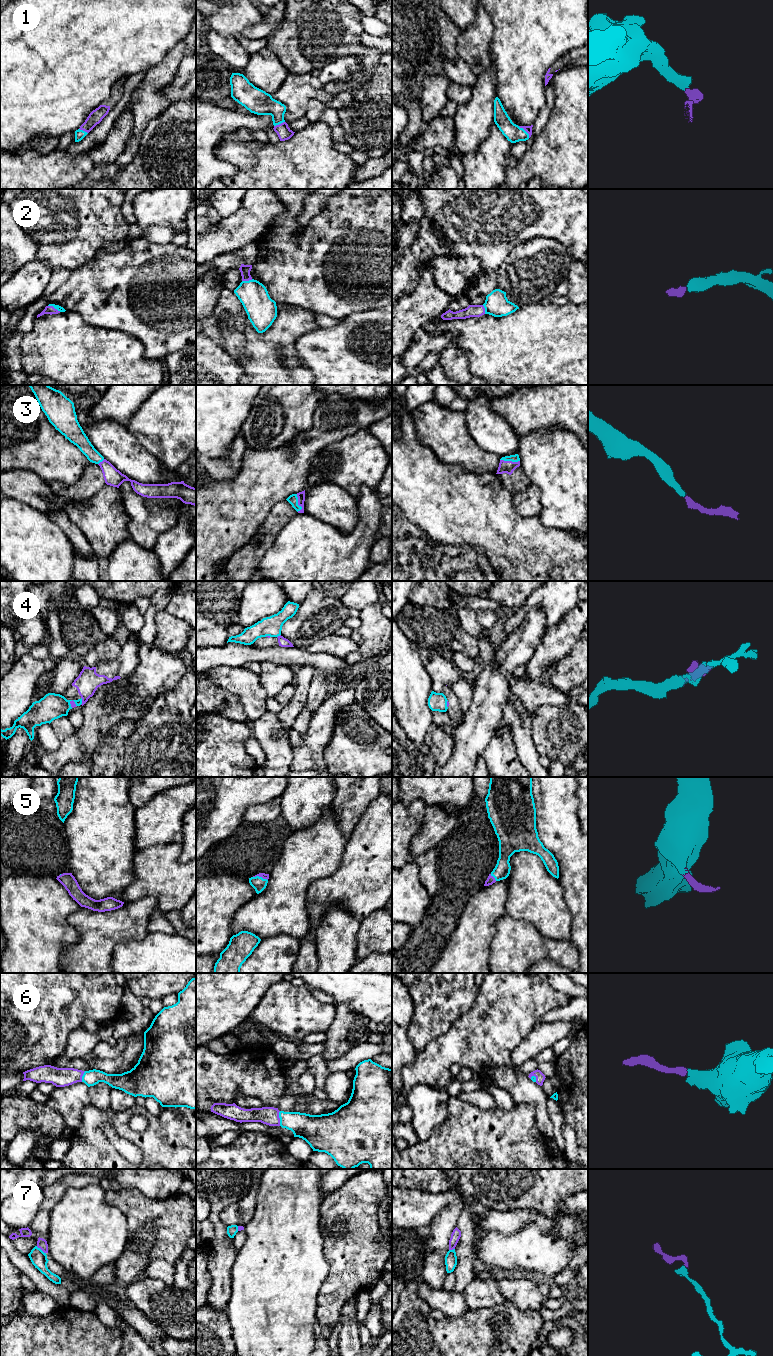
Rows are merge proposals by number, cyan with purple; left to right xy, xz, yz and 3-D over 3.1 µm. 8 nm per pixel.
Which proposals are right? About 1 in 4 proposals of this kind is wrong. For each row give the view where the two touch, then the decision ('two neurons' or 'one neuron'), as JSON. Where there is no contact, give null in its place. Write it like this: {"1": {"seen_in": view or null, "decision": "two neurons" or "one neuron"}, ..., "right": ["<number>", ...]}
{"1": {"seen_in": "yz", "decision": "one neuron"}, "2": {"seen_in": "xy", "decision": "one neuron"}, "3": {"seen_in": "xz", "decision": "one neuron"}, "4": {"seen_in": "xz", "decision": "two neurons"}, "5": {"seen_in": "yz", "decision": "one neuron"}, "6": {"seen_in": "xz", "decision": "one neuron"}, "7": {"seen_in": "xy", "decision": "two neurons"}, "right": ["1", "2", "3", "5", "6"]}

